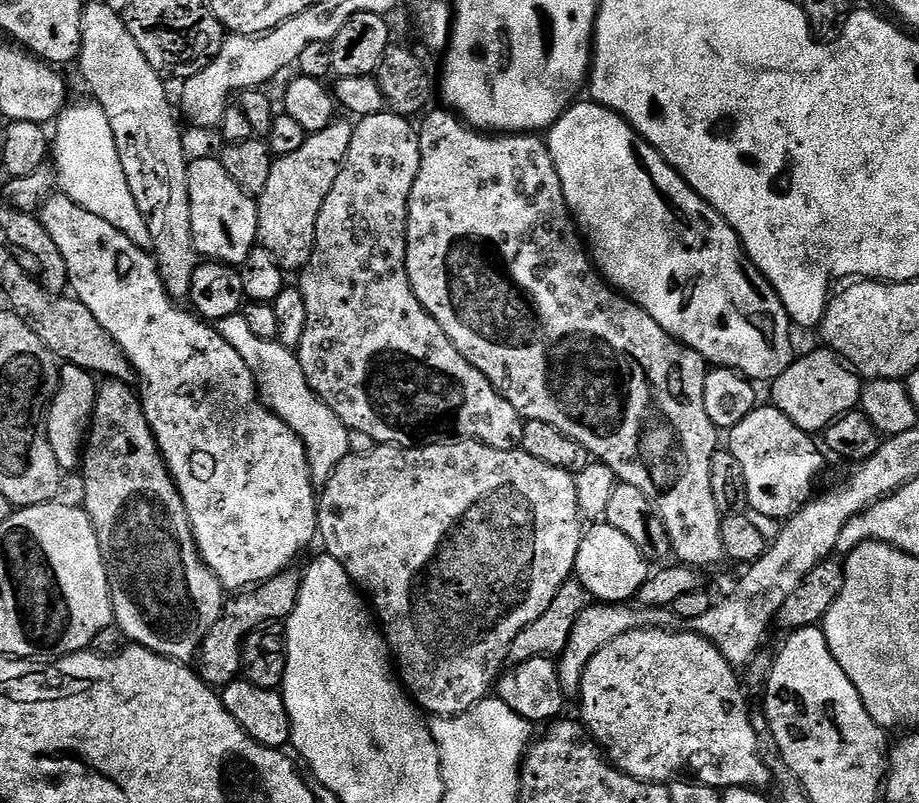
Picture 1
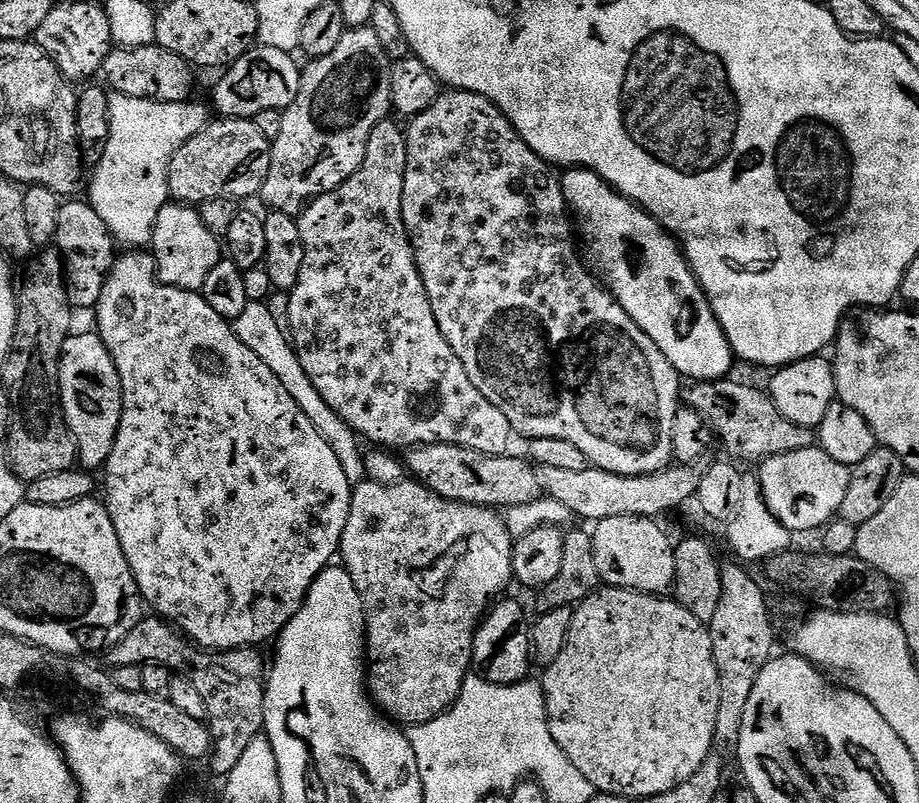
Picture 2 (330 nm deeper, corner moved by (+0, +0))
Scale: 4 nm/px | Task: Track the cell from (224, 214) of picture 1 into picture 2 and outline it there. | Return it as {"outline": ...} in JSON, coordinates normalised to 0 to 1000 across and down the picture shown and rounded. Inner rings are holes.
{"outline":[[[184,252],[172,267],[172,276],[168,276],[163,316],[170,323],[170,336],[177,354],[218,364],[229,336],[242,321],[242,304],[234,291],[224,286],[224,276],[220,276],[212,258]]]}

